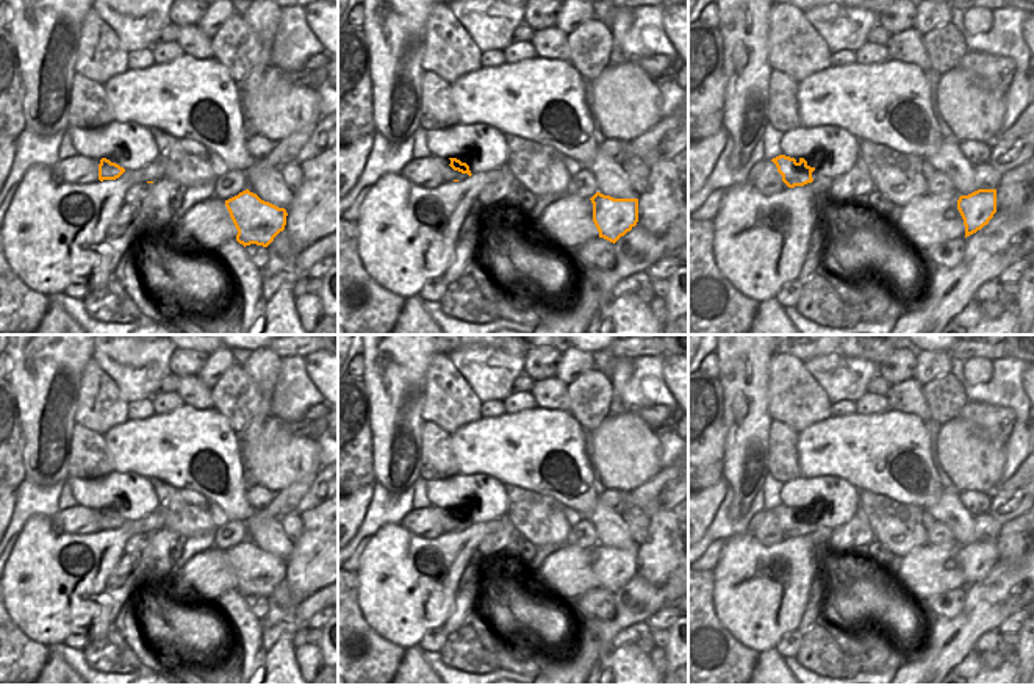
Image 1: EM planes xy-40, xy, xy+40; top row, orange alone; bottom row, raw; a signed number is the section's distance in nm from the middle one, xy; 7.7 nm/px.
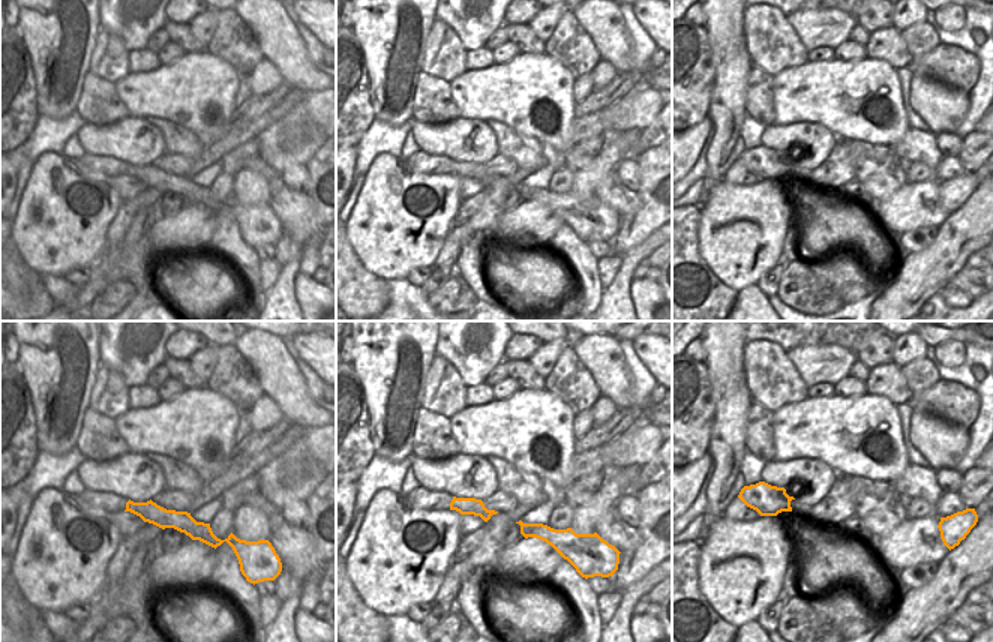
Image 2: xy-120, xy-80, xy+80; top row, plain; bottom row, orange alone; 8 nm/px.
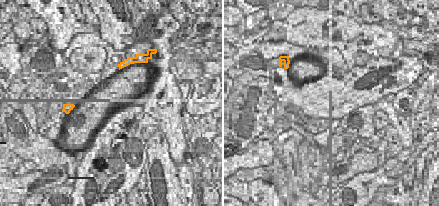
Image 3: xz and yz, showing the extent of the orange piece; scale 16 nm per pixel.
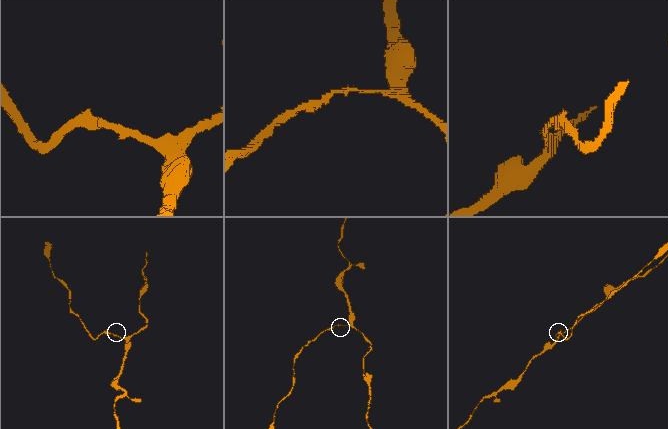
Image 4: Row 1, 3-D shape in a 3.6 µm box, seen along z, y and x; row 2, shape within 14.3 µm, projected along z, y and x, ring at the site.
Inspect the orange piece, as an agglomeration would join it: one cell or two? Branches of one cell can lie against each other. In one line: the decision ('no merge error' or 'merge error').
no merge error

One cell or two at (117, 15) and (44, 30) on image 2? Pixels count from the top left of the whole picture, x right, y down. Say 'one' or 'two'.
two

